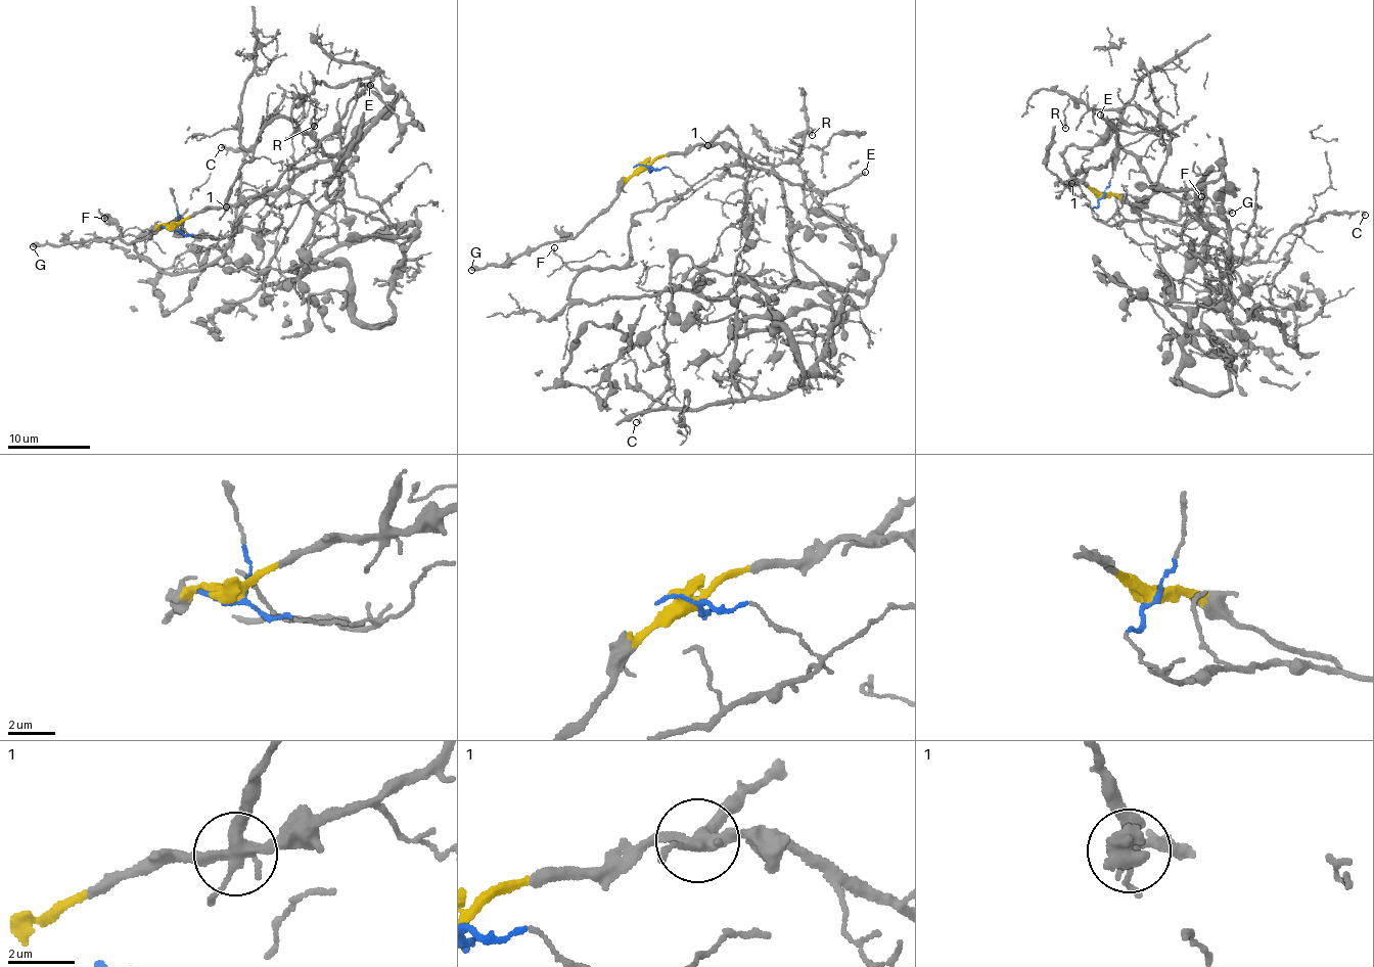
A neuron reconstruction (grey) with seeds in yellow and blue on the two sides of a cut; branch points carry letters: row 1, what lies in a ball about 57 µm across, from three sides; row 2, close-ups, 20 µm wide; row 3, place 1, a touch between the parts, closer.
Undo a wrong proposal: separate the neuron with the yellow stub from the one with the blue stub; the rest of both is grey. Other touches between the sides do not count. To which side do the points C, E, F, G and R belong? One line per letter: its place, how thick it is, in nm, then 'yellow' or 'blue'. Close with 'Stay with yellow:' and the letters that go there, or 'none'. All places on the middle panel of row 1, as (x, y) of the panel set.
C: (636, 422) | 190 nm | blue
E: (865, 172) | 280 nm | yellow
F: (554, 247) | 170 nm | blue
G: (471, 270) | 440 nm | yellow
R: (812, 135) | 240 nm | blue
Stay with yellow: E, G

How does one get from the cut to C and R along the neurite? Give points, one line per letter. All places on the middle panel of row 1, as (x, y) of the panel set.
C: (643, 165), (690, 186), (633, 216), (627, 263), (591, 268), (569, 294), (671, 292), (668, 387), (637, 422)
R: (643, 165), (690, 186), (569, 294), (866, 300), (880, 261), (803, 196), (812, 136)

